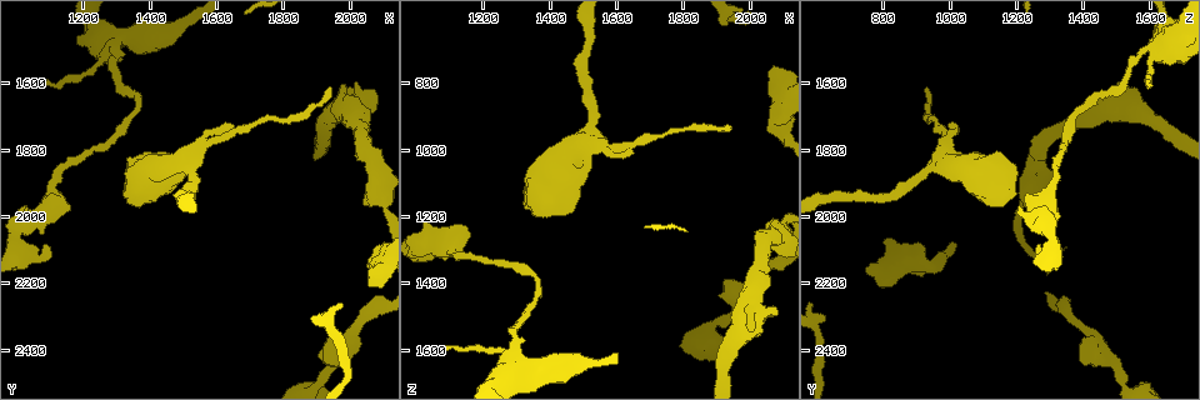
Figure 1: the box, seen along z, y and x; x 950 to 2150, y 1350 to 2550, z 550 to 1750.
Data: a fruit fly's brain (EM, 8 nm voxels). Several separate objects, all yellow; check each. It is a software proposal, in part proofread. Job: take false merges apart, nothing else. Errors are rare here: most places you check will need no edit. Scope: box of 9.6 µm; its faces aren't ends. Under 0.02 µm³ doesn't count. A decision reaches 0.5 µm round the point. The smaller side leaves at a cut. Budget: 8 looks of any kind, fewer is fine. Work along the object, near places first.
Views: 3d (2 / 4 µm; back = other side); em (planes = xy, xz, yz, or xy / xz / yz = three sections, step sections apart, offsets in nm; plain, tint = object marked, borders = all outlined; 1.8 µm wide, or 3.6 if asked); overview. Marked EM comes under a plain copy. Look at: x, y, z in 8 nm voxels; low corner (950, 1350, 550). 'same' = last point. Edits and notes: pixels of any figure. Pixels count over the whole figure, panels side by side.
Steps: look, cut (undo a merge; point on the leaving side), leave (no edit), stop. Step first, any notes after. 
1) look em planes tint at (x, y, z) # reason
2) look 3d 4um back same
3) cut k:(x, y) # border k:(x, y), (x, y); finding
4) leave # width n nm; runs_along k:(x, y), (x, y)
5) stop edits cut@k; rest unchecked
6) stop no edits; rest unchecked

look em xz step 4 tint at (1120, 1910, 1320) # thick turns thin

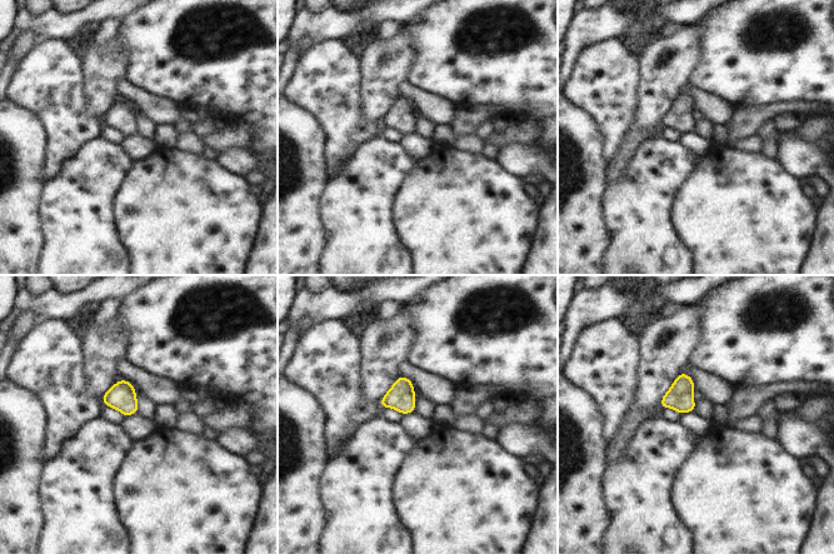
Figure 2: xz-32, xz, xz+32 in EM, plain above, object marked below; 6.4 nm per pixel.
leave # all the same neuron

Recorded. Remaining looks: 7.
look em yz step 16 tint at (1960, 1690, 1560) # touches itself

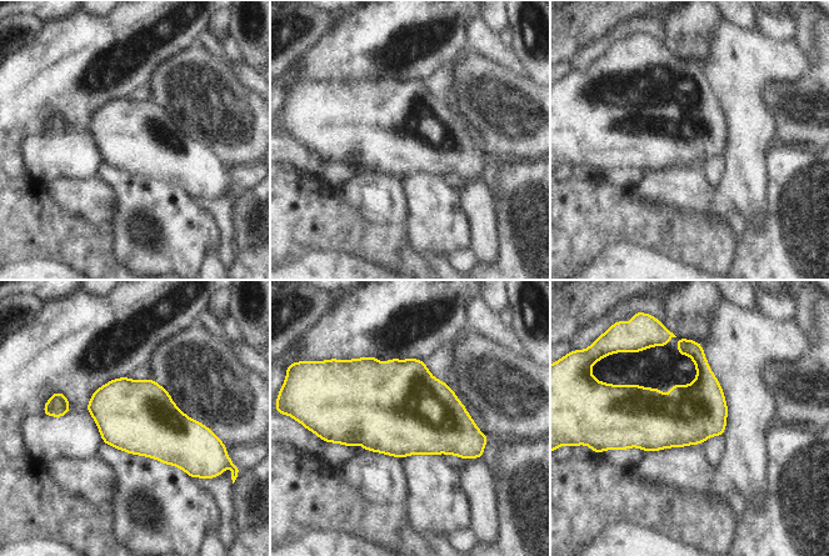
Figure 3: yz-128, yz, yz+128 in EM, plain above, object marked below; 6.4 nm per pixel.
look em planes tint same # cut it another way

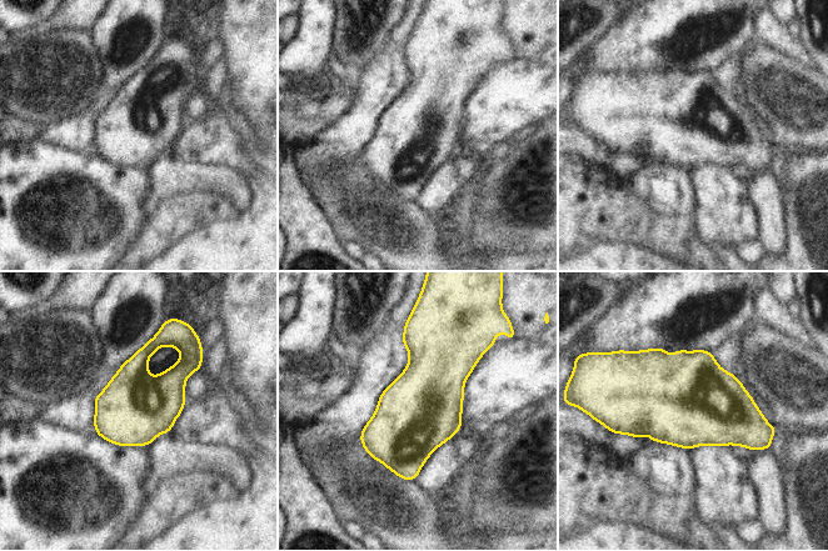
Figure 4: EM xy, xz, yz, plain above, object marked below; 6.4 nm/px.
leave # width 460 nm; all the same neuron

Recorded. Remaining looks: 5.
look em 3.6um planes tint at (1470, 1830, 980)

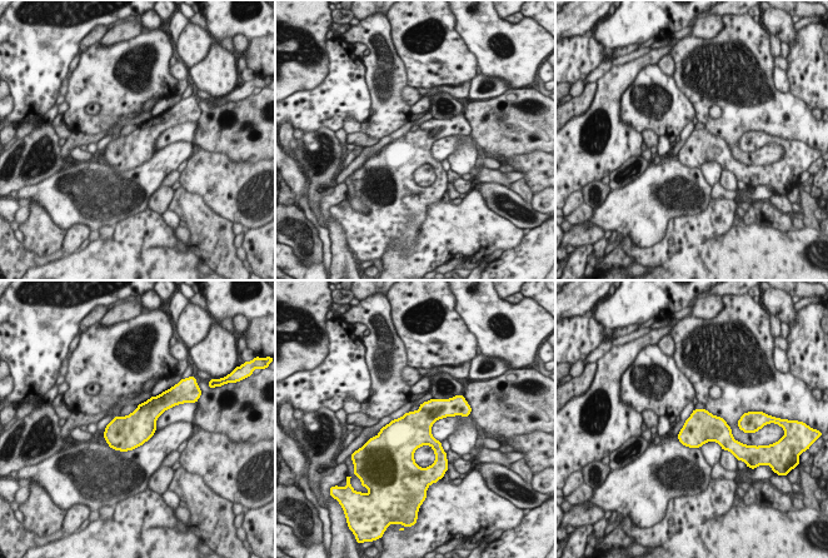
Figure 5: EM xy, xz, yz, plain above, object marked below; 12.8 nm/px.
leave # one neuron here

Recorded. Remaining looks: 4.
stop no edits; rest unchecked

